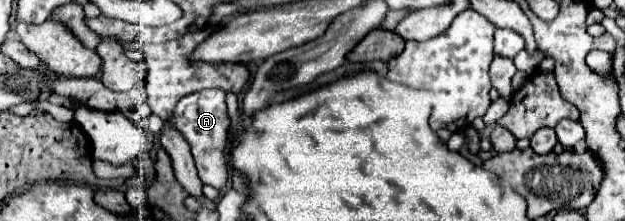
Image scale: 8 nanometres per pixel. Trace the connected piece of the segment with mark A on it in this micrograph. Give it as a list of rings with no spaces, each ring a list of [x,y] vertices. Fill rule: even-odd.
[[[201,90],[183,96],[175,110],[171,112],[171,126],[181,132],[181,136],[189,142],[191,154],[195,158],[195,166],[199,172],[201,182],[211,184],[213,188],[221,190],[227,182],[227,164],[225,164],[225,144],[227,144],[227,130],[229,130],[229,116],[227,116],[227,106],[225,106],[225,92],[223,90]]]

